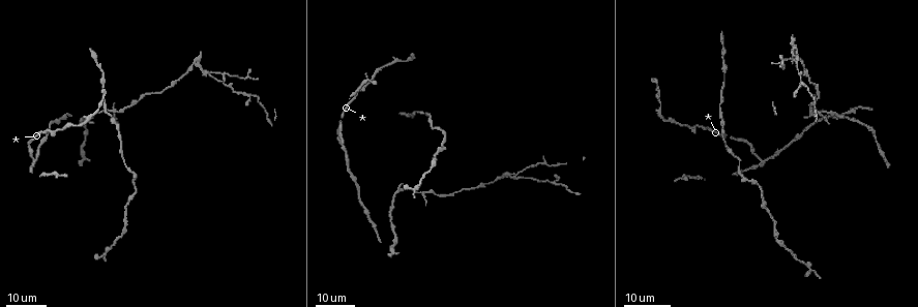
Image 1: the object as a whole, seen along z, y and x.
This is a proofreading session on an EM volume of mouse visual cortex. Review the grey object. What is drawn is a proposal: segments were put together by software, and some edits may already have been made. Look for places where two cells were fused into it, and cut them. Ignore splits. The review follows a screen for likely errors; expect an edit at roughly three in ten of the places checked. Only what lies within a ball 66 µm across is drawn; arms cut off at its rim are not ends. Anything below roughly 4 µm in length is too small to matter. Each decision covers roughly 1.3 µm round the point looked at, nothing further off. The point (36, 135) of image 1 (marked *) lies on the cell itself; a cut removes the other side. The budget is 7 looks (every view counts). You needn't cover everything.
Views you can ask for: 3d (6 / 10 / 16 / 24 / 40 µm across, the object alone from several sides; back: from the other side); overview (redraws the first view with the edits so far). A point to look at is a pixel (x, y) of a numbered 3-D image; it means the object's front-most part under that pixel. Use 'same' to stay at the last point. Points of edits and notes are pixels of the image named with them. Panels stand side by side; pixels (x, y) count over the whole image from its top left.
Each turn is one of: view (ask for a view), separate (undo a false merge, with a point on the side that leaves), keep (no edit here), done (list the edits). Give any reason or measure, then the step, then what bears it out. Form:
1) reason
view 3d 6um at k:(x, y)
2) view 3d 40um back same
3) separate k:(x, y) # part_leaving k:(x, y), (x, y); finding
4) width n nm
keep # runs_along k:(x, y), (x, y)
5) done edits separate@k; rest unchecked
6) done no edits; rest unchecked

calibre changes
view 3d 24um at 1:(397, 191)

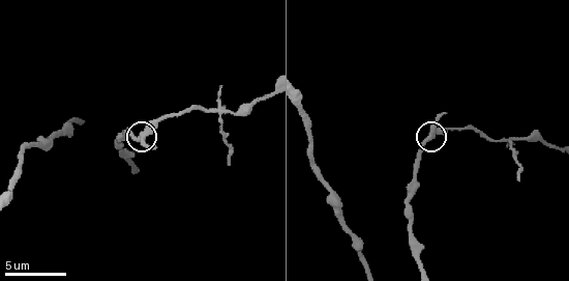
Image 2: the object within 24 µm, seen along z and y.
view 3d 10um at 2:(428, 138)

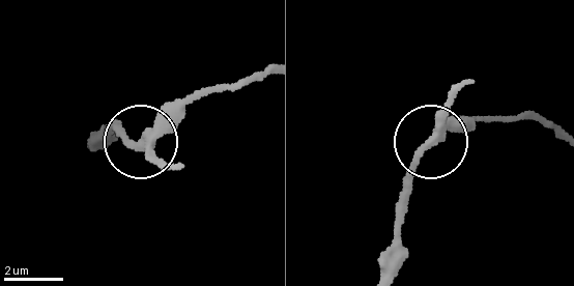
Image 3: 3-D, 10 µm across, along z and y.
keep # one cell here

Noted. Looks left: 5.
view 3d 24um at 1:(107, 111)

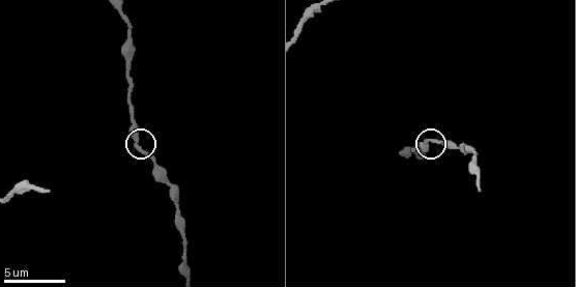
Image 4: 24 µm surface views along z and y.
view 3d 6um at 4:(427, 141)

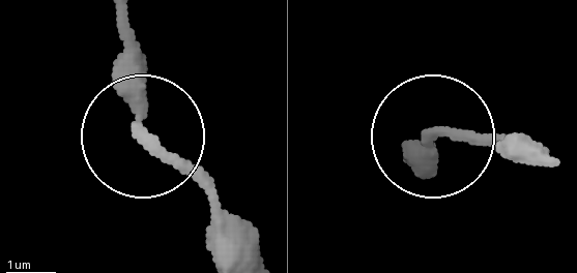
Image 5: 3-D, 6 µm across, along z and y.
other side
view 3d 6um back at 5:(433, 141)

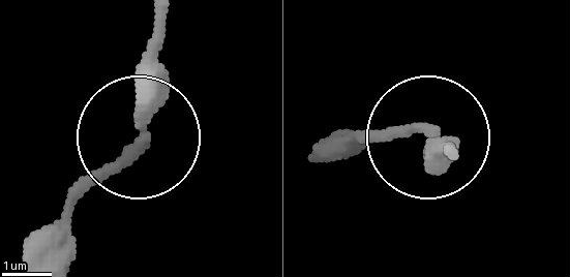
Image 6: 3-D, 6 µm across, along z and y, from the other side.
keep # all the same cell

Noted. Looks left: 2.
looks like a crossing
view 3d 16um at 2:(219, 120)

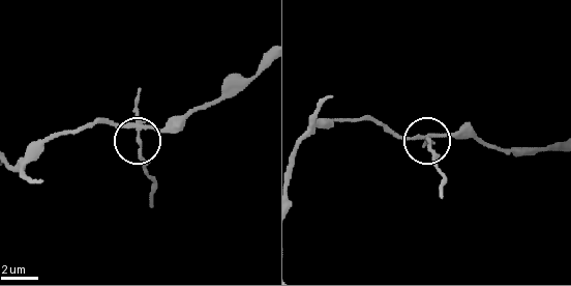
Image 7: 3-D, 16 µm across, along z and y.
from behind
view 3d 16um back at 7:(137, 137)

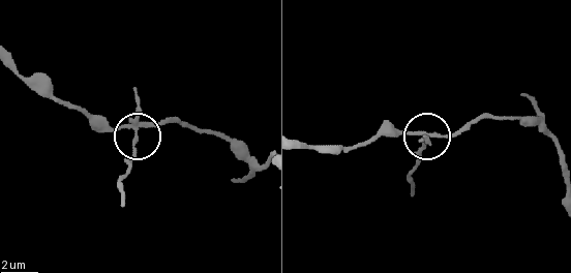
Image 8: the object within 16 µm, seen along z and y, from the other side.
side_arm 5 um; arms 4
separate 8:(136, 96) # two cells meet here

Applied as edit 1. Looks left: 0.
done edits separate@8; rest unchecked

